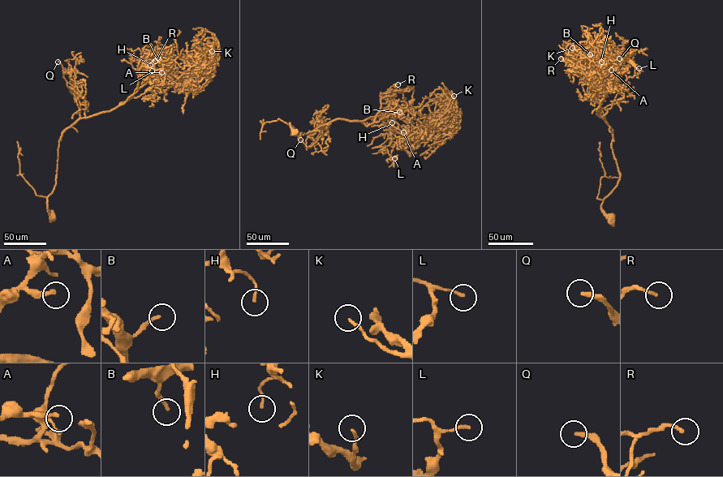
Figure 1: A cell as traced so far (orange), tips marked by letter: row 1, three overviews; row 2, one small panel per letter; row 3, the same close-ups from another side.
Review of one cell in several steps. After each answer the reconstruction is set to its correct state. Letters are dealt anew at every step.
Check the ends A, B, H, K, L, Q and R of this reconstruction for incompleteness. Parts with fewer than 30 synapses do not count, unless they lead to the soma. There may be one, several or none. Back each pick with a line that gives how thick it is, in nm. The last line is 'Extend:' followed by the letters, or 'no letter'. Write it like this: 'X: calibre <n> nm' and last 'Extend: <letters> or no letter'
B: calibre 160 nm
Q: calibre 240 nm
R: calibre 160 nm
Extend: B, Q, R

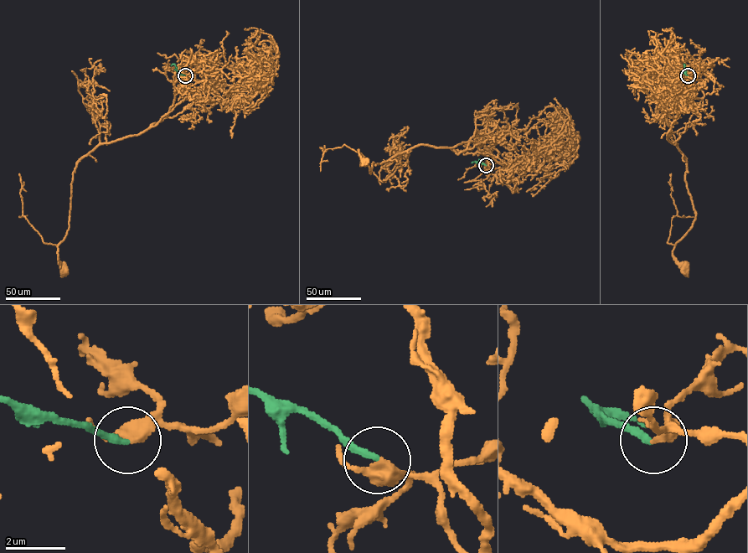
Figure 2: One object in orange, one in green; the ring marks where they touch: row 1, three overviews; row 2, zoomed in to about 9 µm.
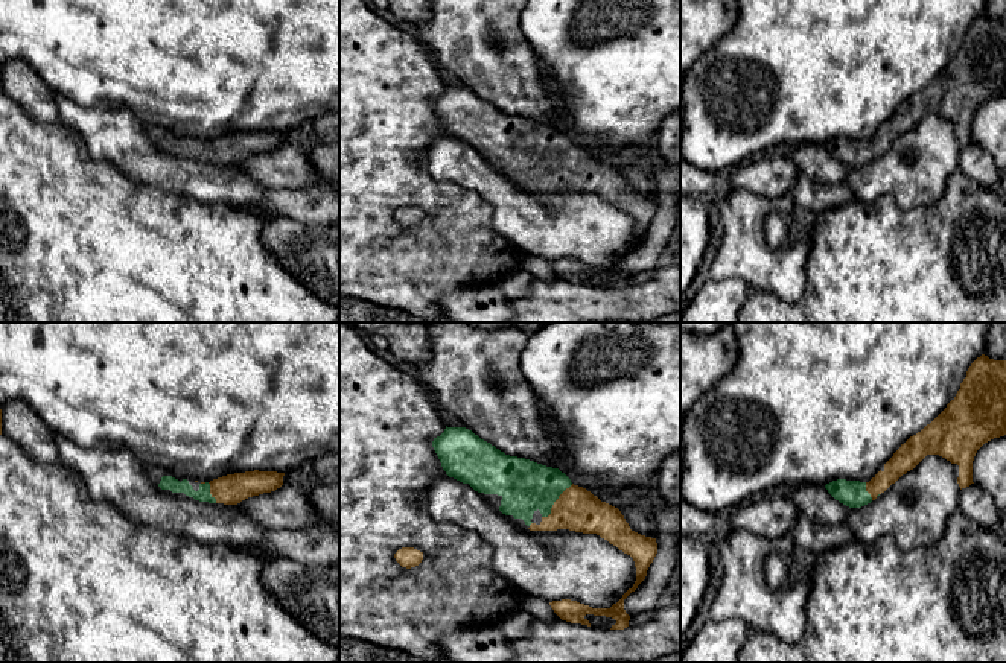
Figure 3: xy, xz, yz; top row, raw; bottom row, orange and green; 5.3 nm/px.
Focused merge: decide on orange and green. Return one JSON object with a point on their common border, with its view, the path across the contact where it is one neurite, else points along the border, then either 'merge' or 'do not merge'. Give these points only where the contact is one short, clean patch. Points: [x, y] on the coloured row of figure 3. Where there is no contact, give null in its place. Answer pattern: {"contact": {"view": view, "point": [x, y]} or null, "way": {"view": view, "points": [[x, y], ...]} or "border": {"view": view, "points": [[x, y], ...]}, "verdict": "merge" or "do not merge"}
{"contact": {"view": "xz", "point": [554, 502]}, "way": {"view": "xz", "points": [[577, 510], [554, 502], [539, 487], [525, 485]]}, "verdict": "merge"}

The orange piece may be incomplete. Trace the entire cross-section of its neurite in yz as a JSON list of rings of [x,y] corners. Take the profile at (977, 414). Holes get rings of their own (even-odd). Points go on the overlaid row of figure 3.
[[[982,354],[966,371],[956,397],[921,432],[910,436],[869,482],[837,479],[825,485],[828,493],[849,508],[861,508],[875,500],[903,474],[913,470],[927,455],[939,455],[959,465],[957,484],[962,488],[973,482],[973,461],[988,441],[1006,435],[1006,360]]]

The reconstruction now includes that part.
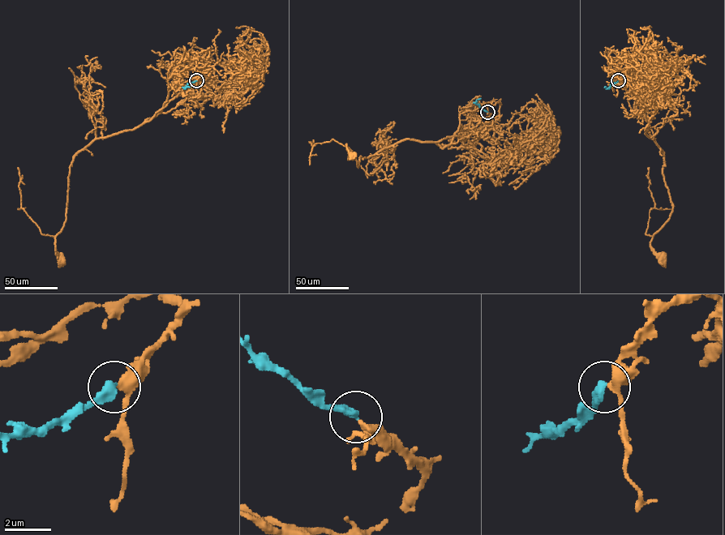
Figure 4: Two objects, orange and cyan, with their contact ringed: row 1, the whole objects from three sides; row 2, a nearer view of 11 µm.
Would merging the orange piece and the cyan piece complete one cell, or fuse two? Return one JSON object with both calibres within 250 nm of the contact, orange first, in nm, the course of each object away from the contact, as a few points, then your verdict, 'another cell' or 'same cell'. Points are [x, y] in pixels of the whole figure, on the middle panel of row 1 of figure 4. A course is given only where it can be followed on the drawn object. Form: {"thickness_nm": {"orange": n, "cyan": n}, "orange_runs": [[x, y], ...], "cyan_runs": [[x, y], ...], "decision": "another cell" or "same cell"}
{"thickness_nm": {"orange": 320, "cyan": 400}, "orange_runs": [[487, 112], [461, 113], [452, 136], [404, 139], [361, 156], [358, 167], [352, 156]], "cyan_runs": [[487, 112], [475, 104], [480, 98]], "decision": "same cell"}

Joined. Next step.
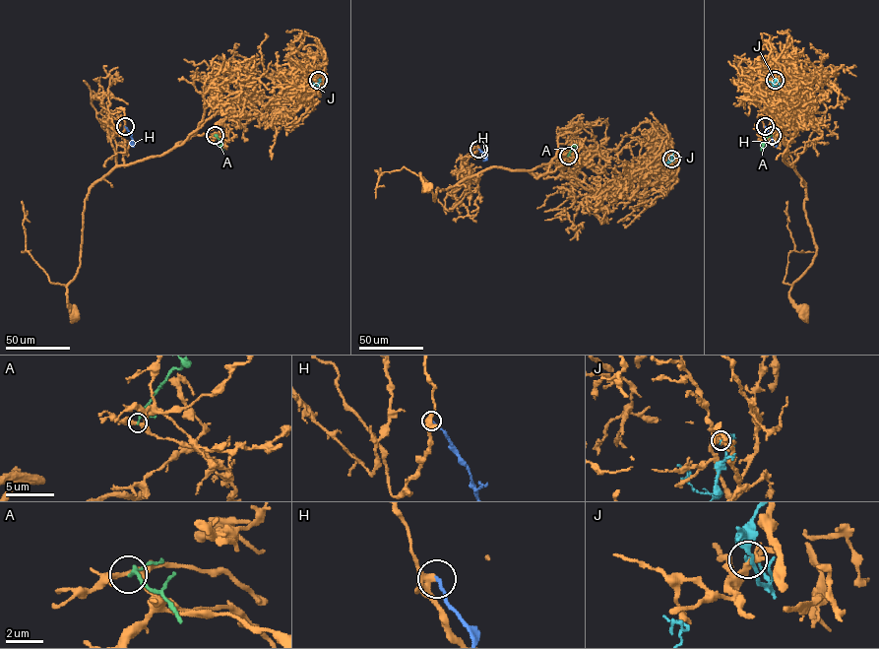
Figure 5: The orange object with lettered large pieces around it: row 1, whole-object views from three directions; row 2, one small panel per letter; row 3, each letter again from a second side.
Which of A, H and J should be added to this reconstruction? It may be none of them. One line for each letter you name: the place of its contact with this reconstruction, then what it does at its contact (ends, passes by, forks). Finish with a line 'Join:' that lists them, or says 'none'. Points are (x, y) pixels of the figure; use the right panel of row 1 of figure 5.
H: meets orange at (765, 126); it ends there
Join: H

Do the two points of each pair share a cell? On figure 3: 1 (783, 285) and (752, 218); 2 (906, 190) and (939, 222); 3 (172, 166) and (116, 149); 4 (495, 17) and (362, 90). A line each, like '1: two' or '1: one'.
1: one
2: two
3: one
4: two

